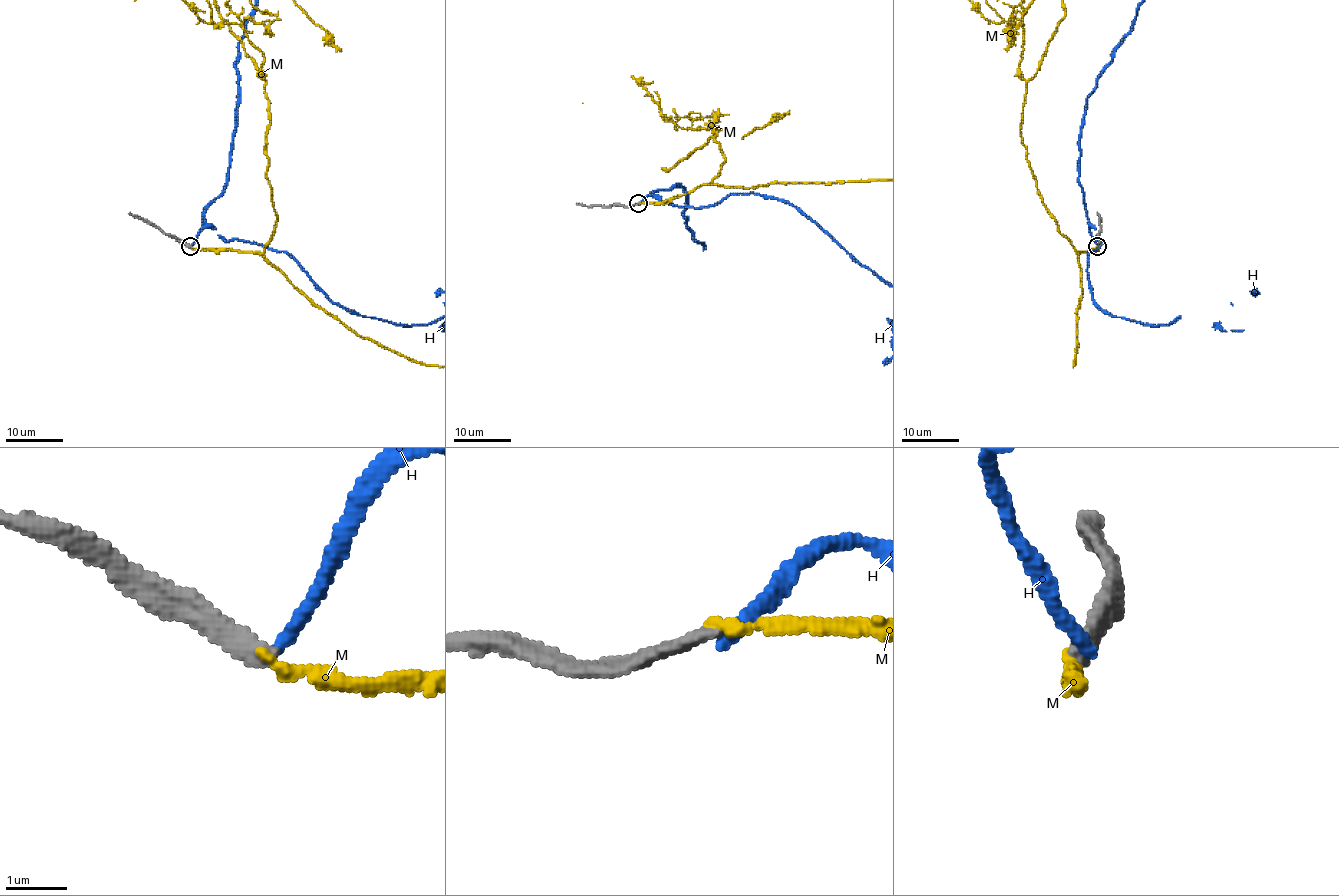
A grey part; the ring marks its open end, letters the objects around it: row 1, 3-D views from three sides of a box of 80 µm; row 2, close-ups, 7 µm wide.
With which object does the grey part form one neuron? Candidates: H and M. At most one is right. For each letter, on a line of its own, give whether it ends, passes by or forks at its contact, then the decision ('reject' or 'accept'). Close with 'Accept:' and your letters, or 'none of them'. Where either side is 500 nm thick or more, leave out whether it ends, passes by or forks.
H: it ends; reject
M: it ends; accept
Accept: M

